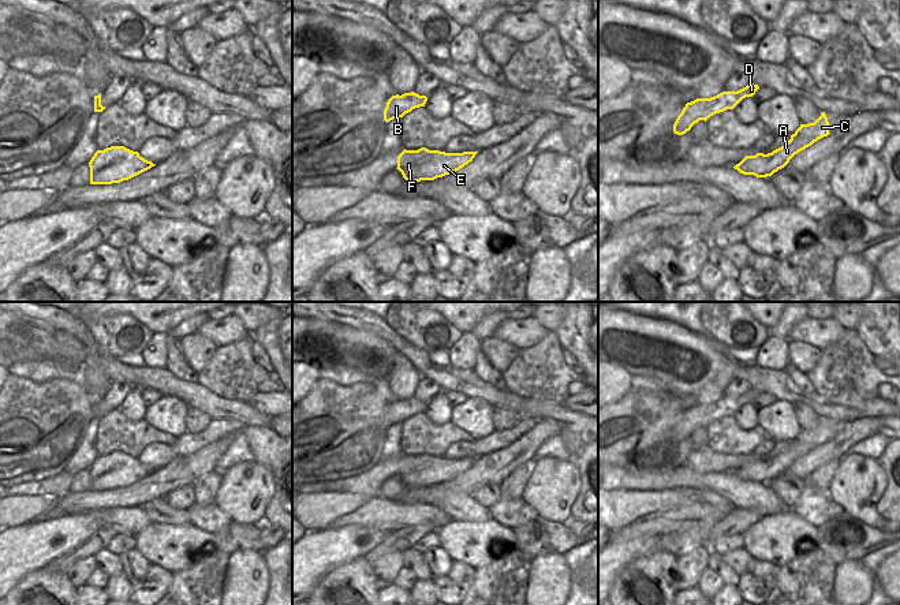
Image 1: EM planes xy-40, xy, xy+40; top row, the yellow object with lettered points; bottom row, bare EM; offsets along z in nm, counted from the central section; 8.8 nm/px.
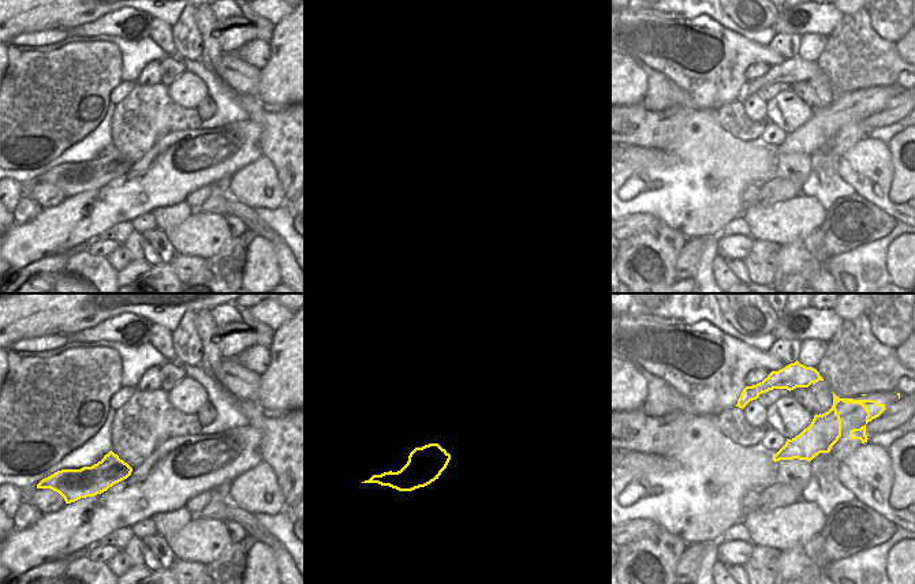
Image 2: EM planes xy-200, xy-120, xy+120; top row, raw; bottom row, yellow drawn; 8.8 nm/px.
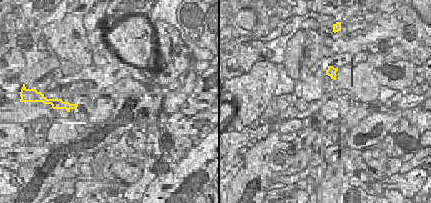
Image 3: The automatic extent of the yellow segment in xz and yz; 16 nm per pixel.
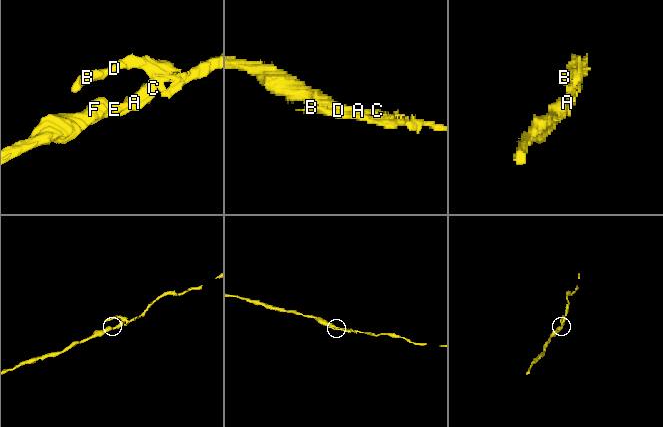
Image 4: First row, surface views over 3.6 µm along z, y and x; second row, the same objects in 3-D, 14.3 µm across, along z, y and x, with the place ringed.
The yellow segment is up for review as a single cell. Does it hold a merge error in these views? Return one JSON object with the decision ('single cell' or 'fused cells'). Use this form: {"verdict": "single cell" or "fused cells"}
{"verdict": "single cell"}

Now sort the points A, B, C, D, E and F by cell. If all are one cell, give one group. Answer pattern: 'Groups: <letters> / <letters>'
Groups: A B C D E F

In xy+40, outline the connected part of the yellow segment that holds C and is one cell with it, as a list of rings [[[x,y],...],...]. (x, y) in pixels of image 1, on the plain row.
[[[822,418],[814,429],[800,430],[784,452],[768,460],[746,462],[733,474],[743,481],[754,481],[757,483],[772,482],[784,474],[795,460],[829,440],[829,427],[825,418]]]

